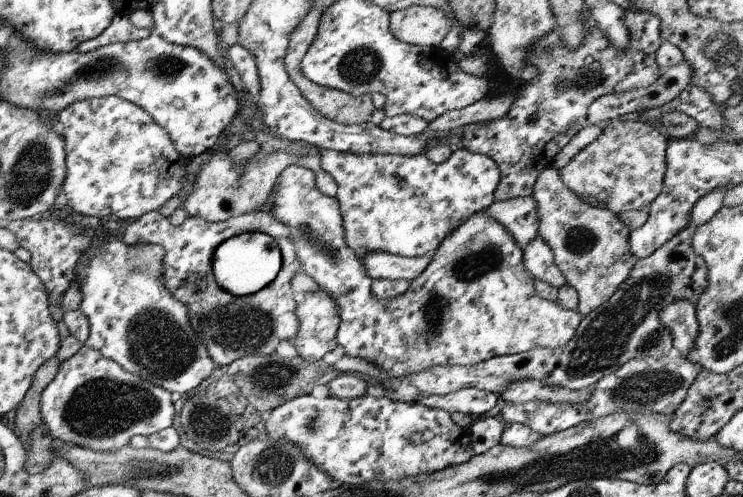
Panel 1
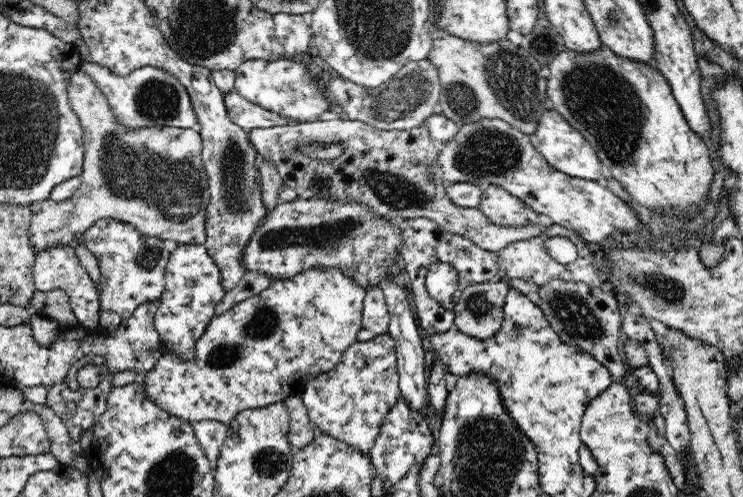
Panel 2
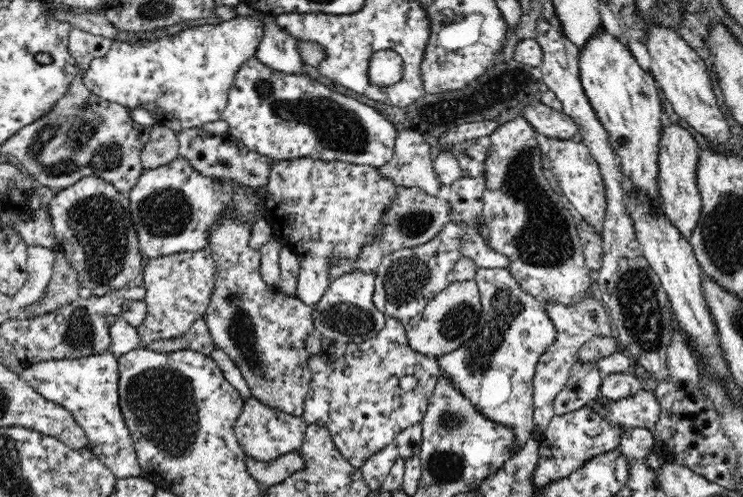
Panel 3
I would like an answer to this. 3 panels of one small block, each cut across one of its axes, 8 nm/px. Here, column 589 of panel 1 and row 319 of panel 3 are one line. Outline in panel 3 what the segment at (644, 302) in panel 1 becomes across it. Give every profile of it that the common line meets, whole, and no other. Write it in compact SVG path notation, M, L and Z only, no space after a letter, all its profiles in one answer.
M352 269L334 278L322 298L310 306L315 334L321 339L329 339L330 343L338 342L343 344L358 344L374 338L384 328L386 320L384 315L378 312L373 305L374 286L375 273L364 272L360 269Z

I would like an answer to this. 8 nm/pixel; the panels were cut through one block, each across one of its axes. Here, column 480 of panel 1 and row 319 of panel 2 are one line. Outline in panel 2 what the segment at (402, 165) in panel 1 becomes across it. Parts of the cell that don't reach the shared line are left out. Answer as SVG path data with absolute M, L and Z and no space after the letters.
M178 244L170 252L165 268L165 290L156 311L155 327L160 333L163 349L175 350L183 360L194 358L194 344L204 334L214 316L214 308L225 296L220 269L202 244Z

